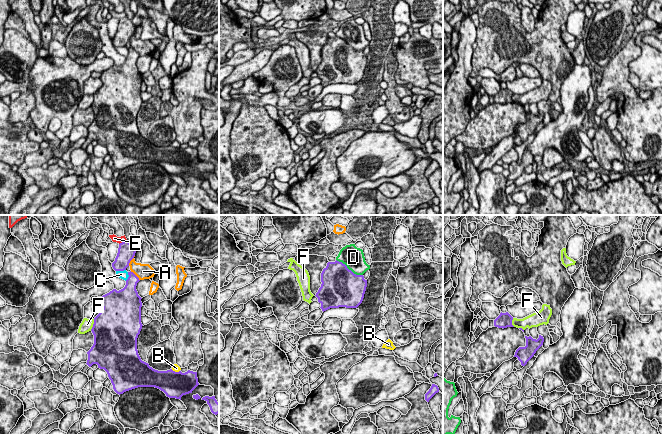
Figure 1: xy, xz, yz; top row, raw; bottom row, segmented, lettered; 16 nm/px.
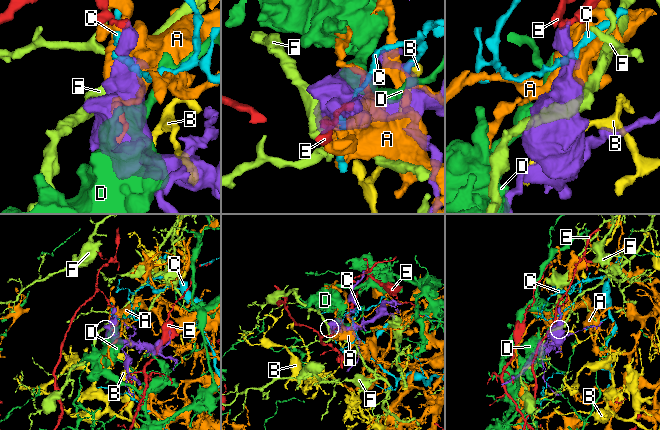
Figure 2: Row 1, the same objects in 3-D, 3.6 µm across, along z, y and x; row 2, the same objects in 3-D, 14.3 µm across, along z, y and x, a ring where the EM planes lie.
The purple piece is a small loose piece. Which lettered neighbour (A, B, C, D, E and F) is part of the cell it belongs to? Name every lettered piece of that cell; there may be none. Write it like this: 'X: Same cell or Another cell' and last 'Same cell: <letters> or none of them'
A: Another cell
B: Another cell
C: Another cell
D: Another cell
E: Another cell
F: Another cell
Same cell: none of them

